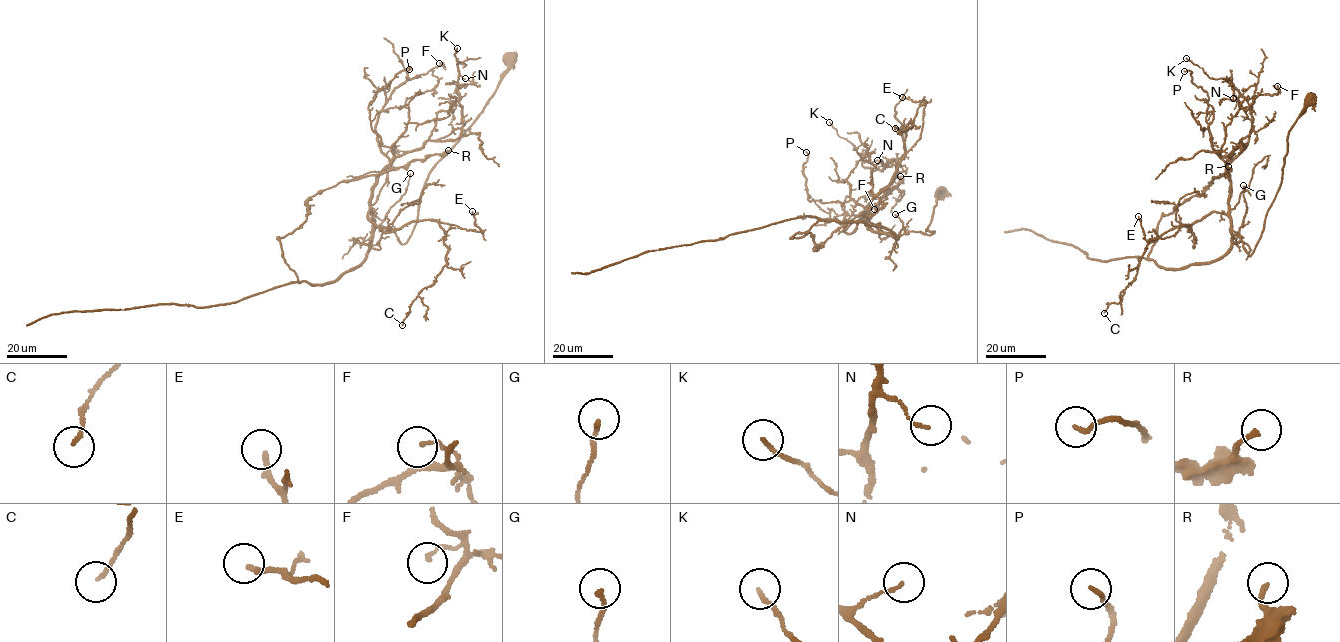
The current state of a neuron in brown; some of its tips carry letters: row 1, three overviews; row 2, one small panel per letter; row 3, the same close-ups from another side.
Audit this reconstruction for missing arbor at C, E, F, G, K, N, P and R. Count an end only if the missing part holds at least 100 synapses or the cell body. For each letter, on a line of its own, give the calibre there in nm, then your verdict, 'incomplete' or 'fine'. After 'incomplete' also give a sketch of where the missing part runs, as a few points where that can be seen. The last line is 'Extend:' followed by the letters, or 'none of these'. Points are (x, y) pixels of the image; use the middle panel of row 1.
C: calibre 120 nm; fine
E: calibre 190 nm; fine
F: calibre 110 nm; fine
G: calibre 160 nm; fine
K: calibre 130 nm; fine
N: calibre 100 nm; fine
P: calibre 140 nm; fine
R: calibre 190 nm; fine
Extend: none of these

